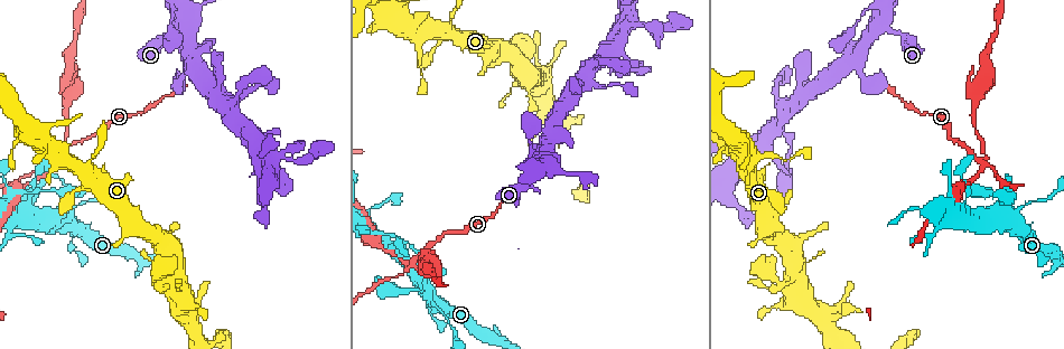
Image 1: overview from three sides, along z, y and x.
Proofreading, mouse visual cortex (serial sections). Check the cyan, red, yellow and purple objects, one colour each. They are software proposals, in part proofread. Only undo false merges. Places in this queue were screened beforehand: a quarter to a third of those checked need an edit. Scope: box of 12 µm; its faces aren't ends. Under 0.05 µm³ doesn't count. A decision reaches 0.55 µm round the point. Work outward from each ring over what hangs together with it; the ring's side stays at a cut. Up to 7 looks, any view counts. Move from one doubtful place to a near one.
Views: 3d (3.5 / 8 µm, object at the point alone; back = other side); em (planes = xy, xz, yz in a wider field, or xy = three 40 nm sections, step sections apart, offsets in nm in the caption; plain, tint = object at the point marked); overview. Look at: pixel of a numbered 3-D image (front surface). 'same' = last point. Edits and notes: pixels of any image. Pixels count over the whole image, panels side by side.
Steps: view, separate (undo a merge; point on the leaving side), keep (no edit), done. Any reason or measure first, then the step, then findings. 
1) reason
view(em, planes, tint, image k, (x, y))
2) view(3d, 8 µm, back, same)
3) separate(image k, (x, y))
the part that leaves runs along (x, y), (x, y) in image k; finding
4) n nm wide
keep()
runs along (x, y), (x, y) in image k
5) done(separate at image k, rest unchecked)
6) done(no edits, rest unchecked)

small branch off a trunk
view(3d, 3.5 µm, image 1, (1000, 209))

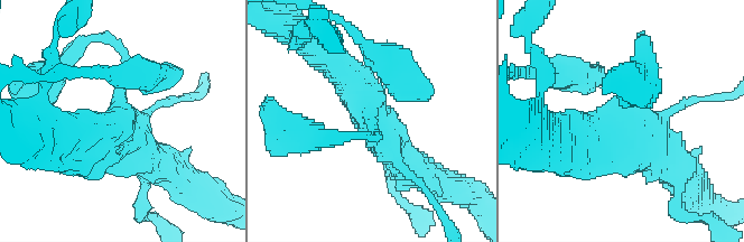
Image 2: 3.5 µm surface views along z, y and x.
view(em, xy, step 3, tint, image 2, (119, 122))

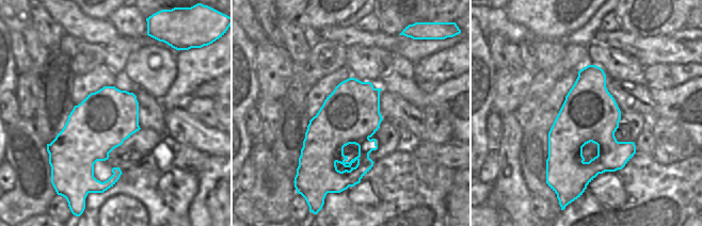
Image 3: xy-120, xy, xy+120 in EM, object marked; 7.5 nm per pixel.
keep()
continuous, no second cell

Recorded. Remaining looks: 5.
four or more arms meet
view(3d, 3.5 µm, image 1, (982, 158))

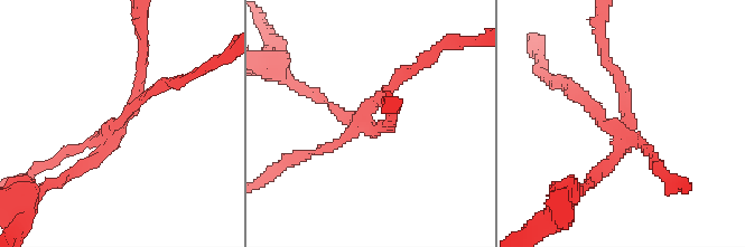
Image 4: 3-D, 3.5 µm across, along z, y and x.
4 arms; arms of 150, 150, 150, 150 nm; shape alone is not enough
view(em, xy, step 5, tint, image 4, (617, 127))

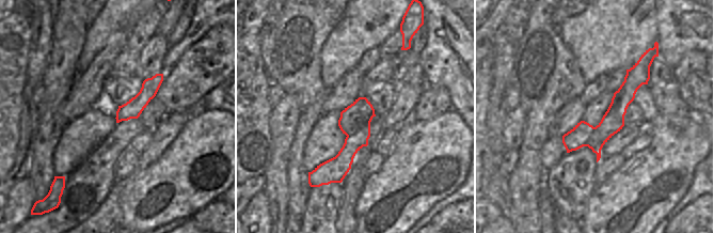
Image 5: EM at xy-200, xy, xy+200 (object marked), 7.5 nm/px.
240 nm wide
separate(image 4, (604, 168))
the part that leaves runs along (627, 123), (602, 34) in image 4; two cells meet here

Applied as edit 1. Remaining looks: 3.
redraw
view(overview)

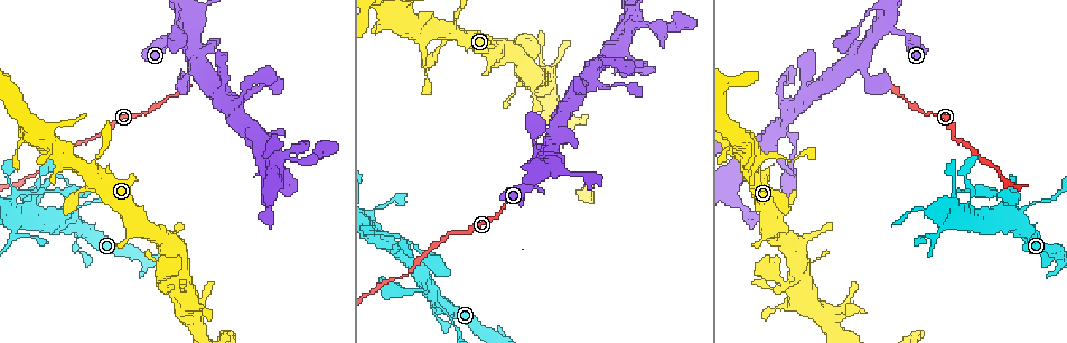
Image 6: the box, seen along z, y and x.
three arms meet
view(3d, 3.5 µm, image 6, (25, 193))

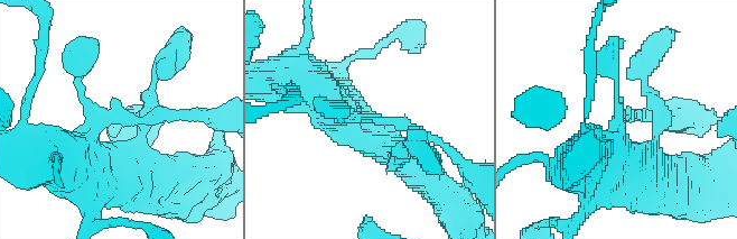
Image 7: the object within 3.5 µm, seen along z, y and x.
3 arms; arms of 100, 150, 400 nm
view(em, xy, step 2, tint, image 7, (368, 119))

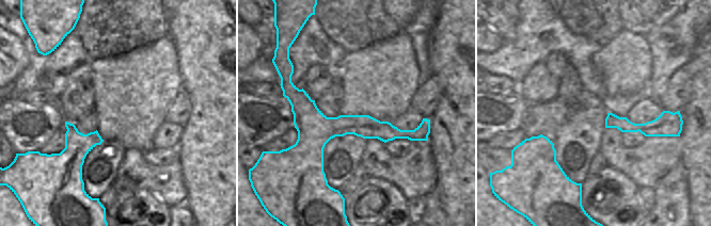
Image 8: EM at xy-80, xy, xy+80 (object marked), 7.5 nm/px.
170 nm wide
separate(image 7, (180, 116))
the part that leaves runs along (143, 120), (157, 112), (226, 117) in image 7; two cells meet here

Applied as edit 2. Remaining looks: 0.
done(separate at image 4, separate at image 7, rest unchecked)

